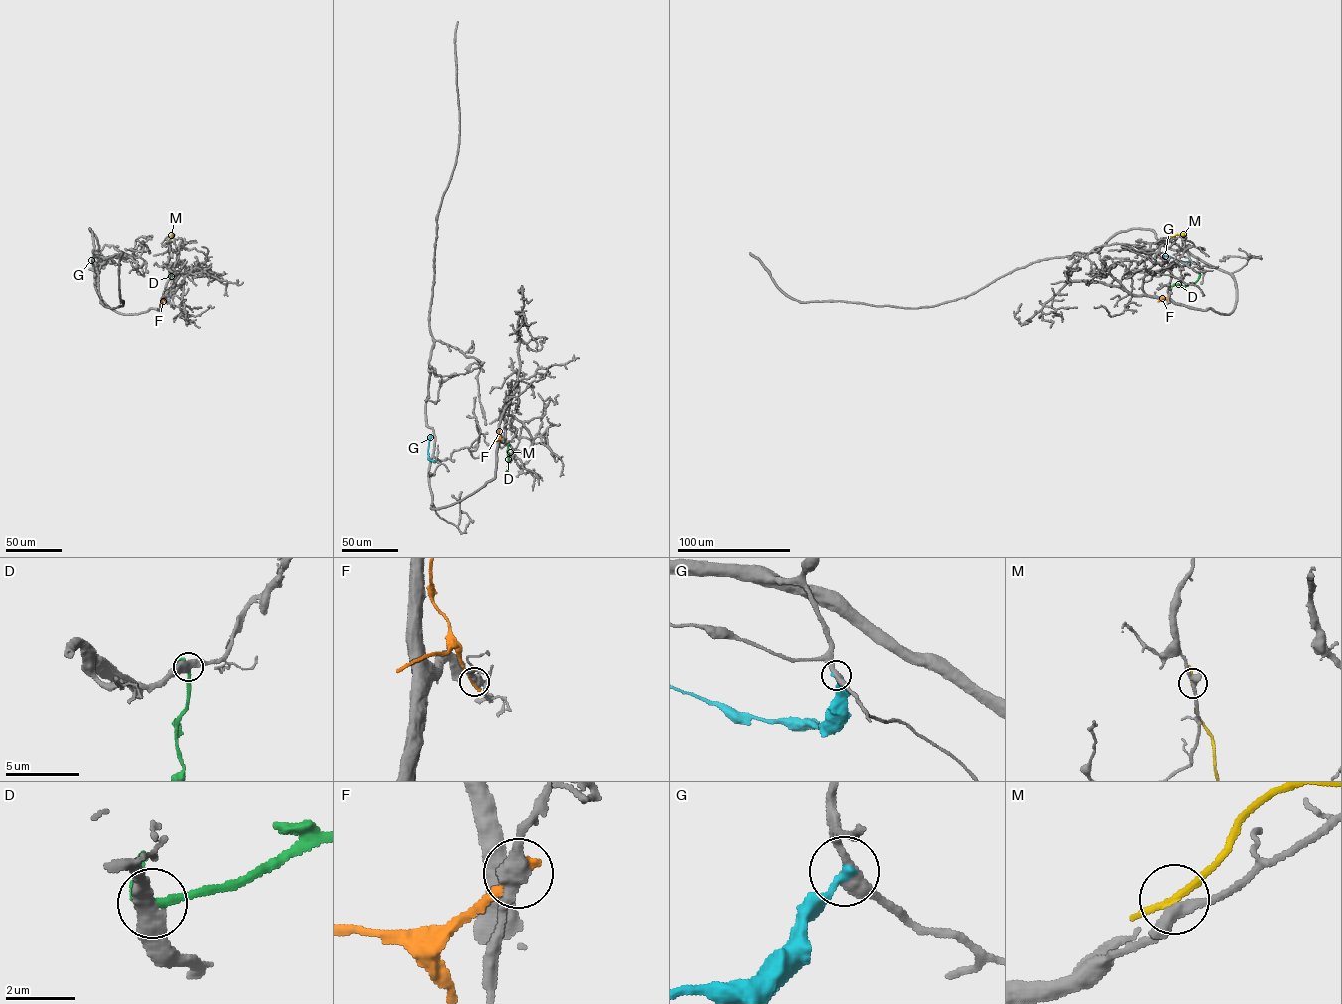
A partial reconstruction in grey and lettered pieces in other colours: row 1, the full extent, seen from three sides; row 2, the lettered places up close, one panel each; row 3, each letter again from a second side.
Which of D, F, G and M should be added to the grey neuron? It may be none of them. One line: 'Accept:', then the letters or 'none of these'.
Accept: G

